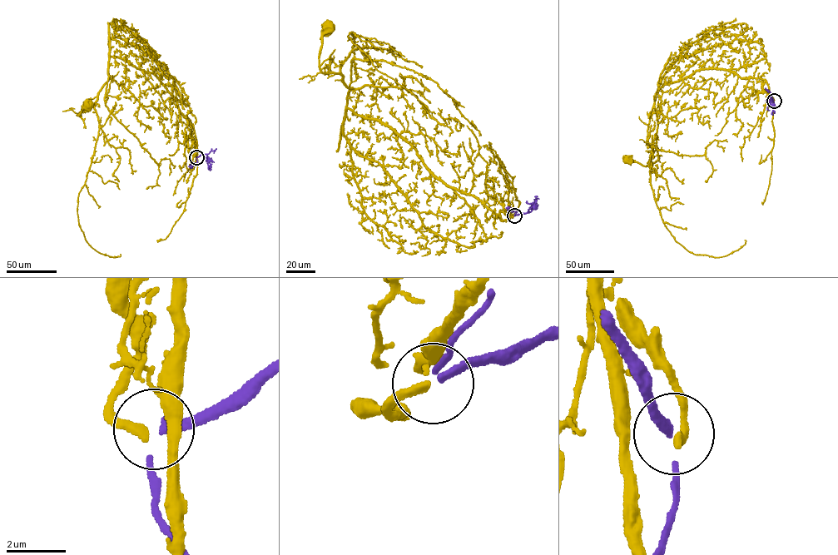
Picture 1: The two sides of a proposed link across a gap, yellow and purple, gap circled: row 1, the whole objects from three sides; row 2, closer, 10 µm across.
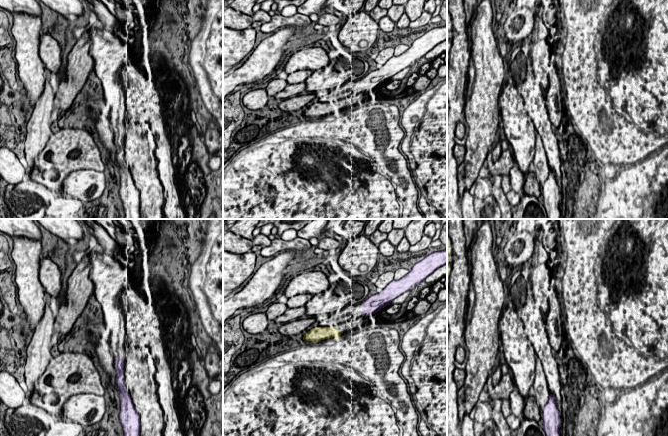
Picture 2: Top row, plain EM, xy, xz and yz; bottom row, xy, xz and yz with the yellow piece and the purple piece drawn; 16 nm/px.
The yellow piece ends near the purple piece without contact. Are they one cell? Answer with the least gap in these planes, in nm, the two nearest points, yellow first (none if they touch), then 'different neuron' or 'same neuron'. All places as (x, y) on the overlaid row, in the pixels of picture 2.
400 nm | xz (342, 330), (362, 315) | different neuron

